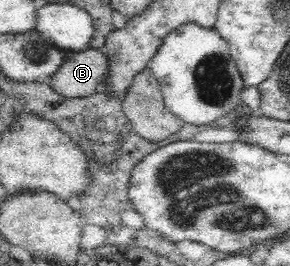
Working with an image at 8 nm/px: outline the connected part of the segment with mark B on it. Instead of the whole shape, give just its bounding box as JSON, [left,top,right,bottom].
[48,48,110,98]

